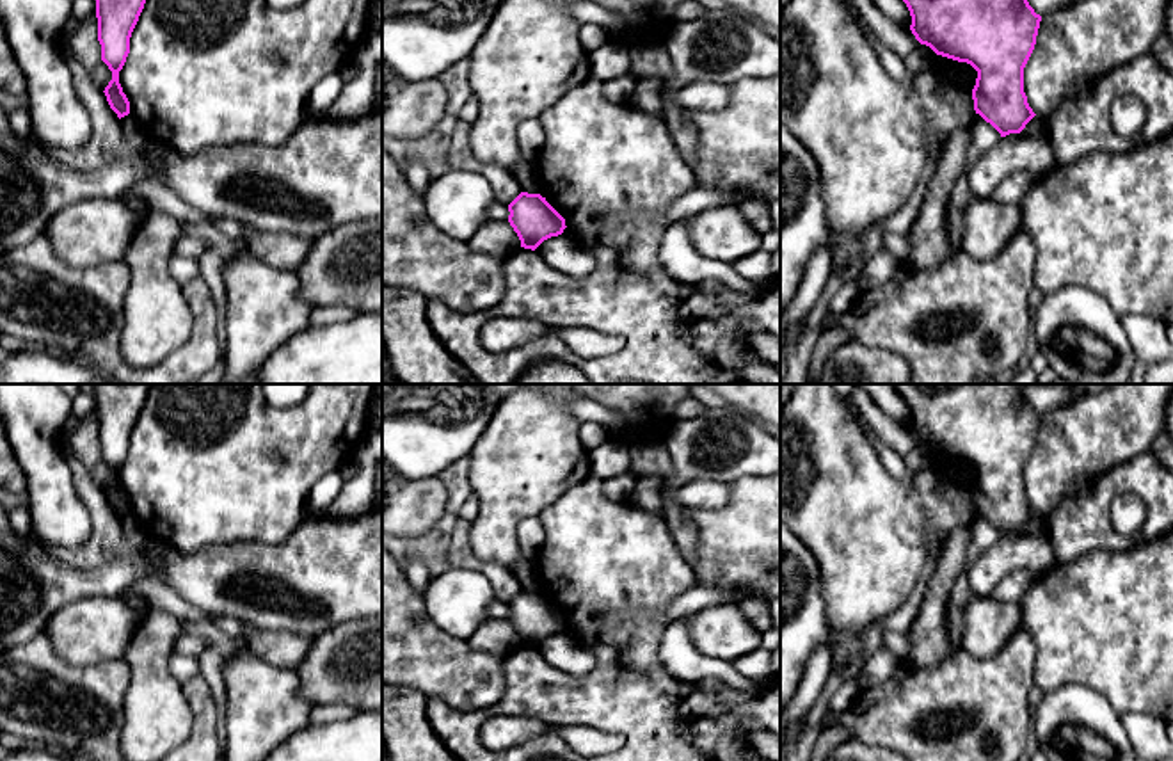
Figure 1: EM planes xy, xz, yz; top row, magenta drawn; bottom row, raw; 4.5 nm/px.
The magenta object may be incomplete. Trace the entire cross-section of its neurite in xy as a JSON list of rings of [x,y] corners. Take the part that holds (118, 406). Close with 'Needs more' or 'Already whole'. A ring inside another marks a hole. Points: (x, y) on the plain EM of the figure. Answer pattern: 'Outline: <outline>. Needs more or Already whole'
Outline: [[[92,384],[101,459],[112,469],[112,478],[103,491],[119,517],[130,512],[130,500],[119,482],[119,469],[130,452],[130,436],[144,407],[149,386],[151,384]]]. Already whole

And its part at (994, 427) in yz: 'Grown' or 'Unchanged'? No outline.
Unchanged

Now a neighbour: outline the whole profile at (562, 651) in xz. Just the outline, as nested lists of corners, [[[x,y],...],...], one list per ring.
[[[567,633],[544,638],[535,647],[535,653],[551,667],[574,677],[586,676],[595,667],[595,656],[585,651],[578,640]]]

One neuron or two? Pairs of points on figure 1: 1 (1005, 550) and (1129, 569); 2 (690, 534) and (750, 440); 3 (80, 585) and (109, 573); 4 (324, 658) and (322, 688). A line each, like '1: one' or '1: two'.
1: two
2: one
3: one
4: one

